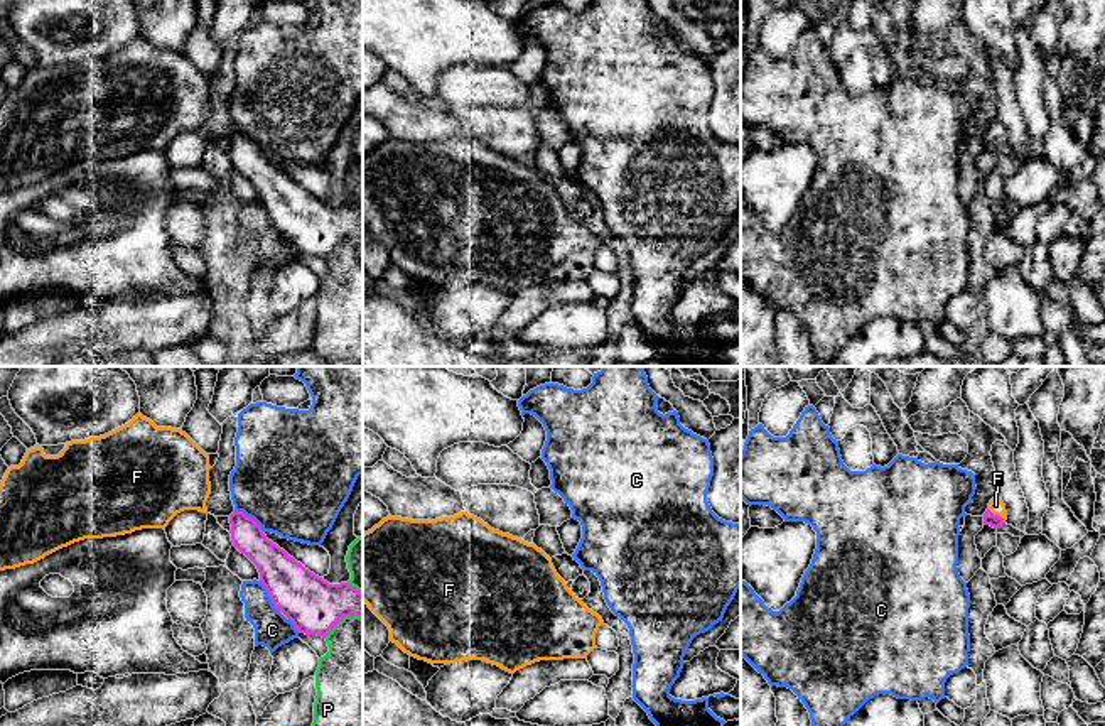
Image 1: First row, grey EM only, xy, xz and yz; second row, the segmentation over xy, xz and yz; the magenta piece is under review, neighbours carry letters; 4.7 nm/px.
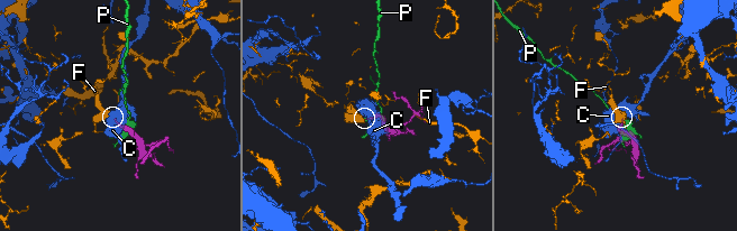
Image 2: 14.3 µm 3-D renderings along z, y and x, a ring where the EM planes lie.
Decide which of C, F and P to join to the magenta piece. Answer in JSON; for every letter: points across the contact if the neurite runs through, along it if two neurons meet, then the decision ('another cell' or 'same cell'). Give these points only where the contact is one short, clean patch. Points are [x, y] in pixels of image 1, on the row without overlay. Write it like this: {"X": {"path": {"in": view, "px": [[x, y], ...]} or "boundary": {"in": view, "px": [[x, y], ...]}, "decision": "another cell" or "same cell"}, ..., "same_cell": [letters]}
{"C": {"decision": "another cell"}, "F": {"path": {"in": "yz", "px": [[989, 140], [997, 137], [996, 127]]}, "decision": "same cell"}, "P": {"decision": "another cell"}, "same_cell": ["F"]}

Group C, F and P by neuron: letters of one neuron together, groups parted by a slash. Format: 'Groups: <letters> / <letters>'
Groups: C / F / P

